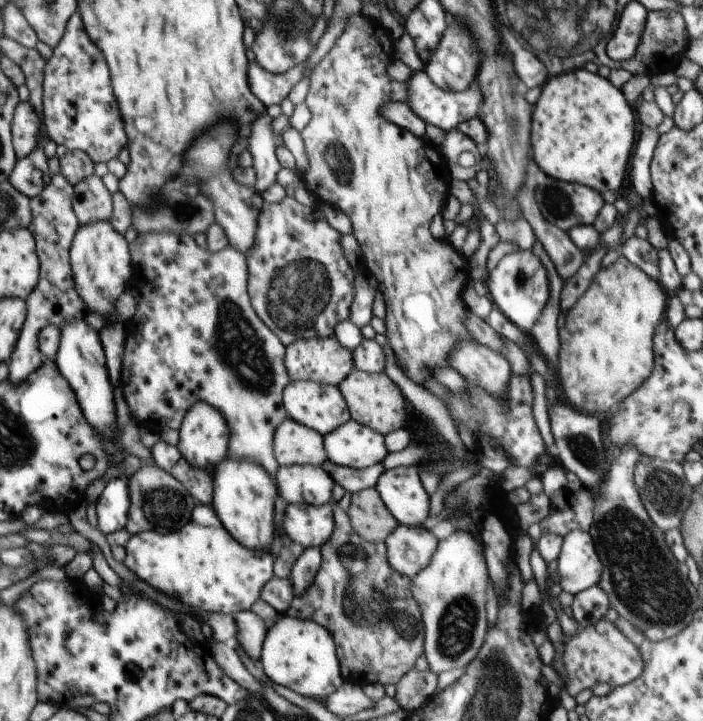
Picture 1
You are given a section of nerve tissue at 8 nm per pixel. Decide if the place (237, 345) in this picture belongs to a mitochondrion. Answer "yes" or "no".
yes

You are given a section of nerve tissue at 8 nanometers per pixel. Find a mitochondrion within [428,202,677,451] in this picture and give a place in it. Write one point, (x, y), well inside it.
(521, 281)

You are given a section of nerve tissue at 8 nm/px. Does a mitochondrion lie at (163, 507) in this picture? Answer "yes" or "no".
yes

